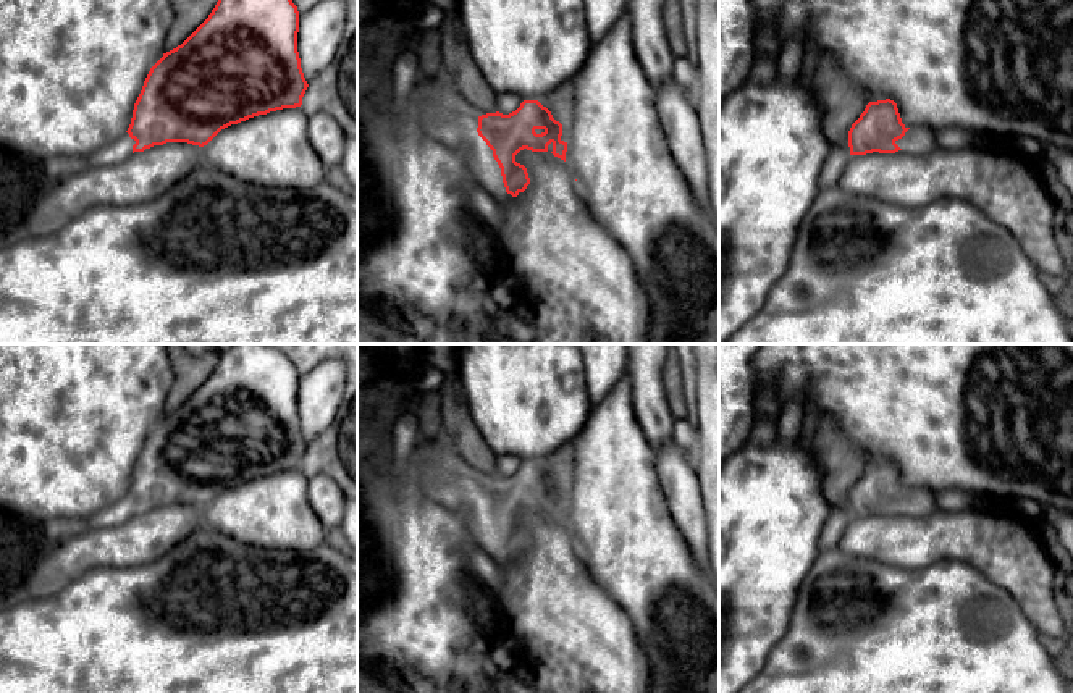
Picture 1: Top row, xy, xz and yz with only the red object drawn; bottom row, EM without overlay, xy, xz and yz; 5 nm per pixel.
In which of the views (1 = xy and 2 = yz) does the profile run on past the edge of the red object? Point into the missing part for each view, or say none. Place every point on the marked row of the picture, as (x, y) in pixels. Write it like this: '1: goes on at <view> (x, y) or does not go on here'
1: goes on at xy (120, 149)
2: goes on at yz (920, 139)

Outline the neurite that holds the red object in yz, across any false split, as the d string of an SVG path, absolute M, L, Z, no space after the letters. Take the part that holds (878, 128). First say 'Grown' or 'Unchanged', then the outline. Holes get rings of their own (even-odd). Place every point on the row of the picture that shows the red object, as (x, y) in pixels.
Grown. M886 99L866 105L848 131L848 147L850 155L895 153L903 149L923 153L934 147L934 132L928 128L907 128L897 103Z

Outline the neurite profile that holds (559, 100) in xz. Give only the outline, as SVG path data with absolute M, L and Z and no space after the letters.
M574 79L562 82L548 94L538 95L538 102L562 124L561 141L567 142L572 123Z

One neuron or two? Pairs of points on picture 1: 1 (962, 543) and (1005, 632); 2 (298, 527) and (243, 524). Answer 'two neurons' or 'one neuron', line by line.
1: two neurons
2: one neuron

